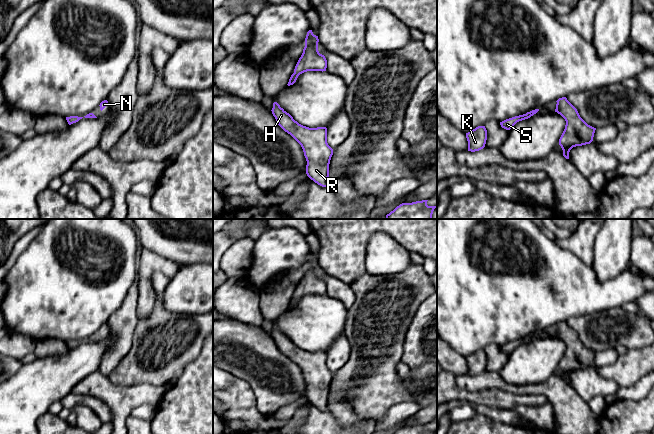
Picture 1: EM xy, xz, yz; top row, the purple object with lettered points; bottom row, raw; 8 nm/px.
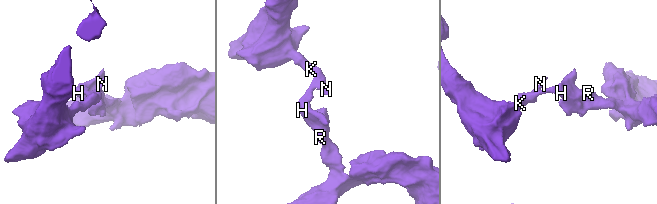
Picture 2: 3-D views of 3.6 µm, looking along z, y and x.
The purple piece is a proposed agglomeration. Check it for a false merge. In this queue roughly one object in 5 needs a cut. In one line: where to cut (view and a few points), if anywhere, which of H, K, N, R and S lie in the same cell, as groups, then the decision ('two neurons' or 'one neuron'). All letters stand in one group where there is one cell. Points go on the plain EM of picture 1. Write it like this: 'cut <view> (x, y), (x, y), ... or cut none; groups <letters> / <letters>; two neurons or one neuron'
cut none; groups H K N R S; one neuron

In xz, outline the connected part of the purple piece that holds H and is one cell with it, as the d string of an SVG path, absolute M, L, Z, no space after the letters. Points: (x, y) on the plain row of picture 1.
M277 326L273 327L271 335L278 349L301 369L307 385L307 400L318 409L328 411L333 373L327 367L327 352L309 352L299 348Z

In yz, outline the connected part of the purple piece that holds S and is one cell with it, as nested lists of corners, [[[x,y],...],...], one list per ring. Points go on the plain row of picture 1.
[[[535,333],[530,336],[527,336],[526,338],[506,343],[506,344],[500,346],[500,349],[502,352],[504,352],[506,354],[510,354],[517,346],[530,342],[531,340],[536,338],[538,335],[539,335],[539,333]]]

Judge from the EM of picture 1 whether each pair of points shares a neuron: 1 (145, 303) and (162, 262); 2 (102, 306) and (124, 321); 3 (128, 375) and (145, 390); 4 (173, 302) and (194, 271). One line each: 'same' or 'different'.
1: same
2: different
3: different
4: same

